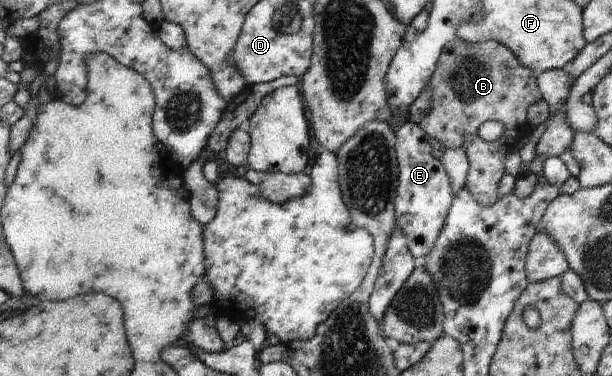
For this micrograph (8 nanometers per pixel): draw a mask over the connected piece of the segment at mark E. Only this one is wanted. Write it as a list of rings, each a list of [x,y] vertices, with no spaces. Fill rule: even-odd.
[[[408,121],[395,130],[396,156],[398,160],[398,188],[394,199],[395,224],[408,238],[410,254],[419,261],[430,254],[440,230],[444,228],[454,188],[446,174],[441,159],[432,155],[432,147],[428,143],[429,136],[419,123]]]

